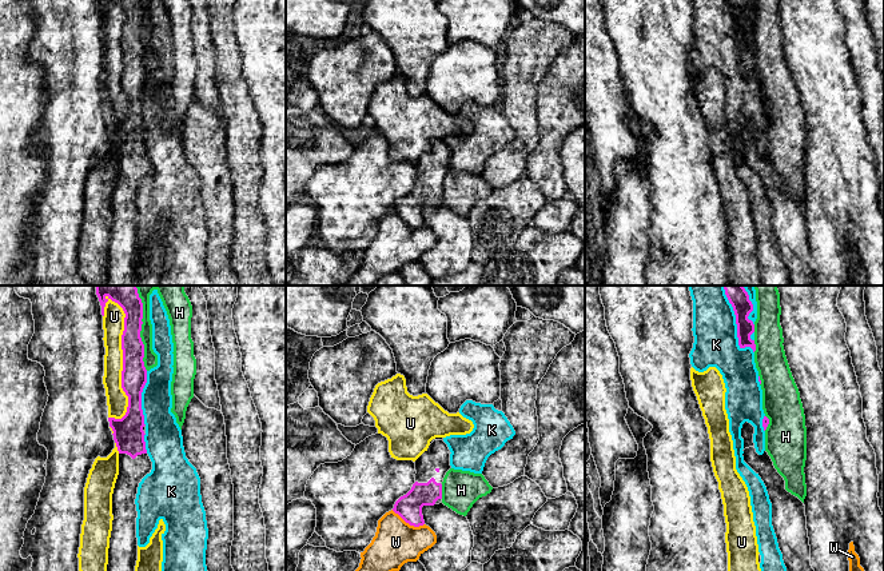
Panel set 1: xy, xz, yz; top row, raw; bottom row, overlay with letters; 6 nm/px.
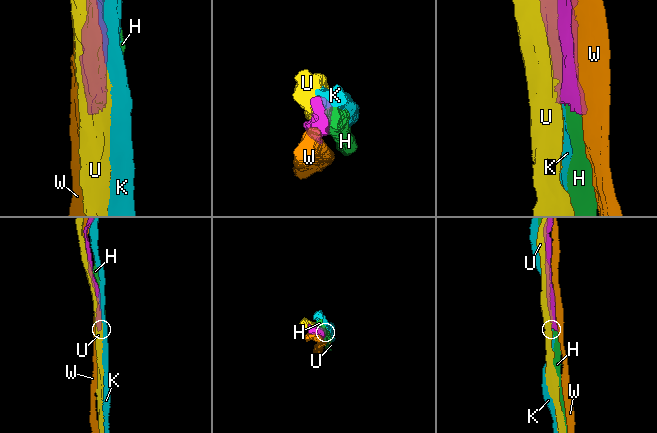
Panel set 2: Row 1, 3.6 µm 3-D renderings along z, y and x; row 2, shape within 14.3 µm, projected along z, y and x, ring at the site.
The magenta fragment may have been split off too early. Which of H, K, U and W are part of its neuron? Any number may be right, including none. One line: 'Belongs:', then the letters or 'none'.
Belongs: none

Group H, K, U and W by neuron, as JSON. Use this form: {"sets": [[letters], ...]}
{"sets": [["H"], ["K"], ["U"], ["W"]]}

